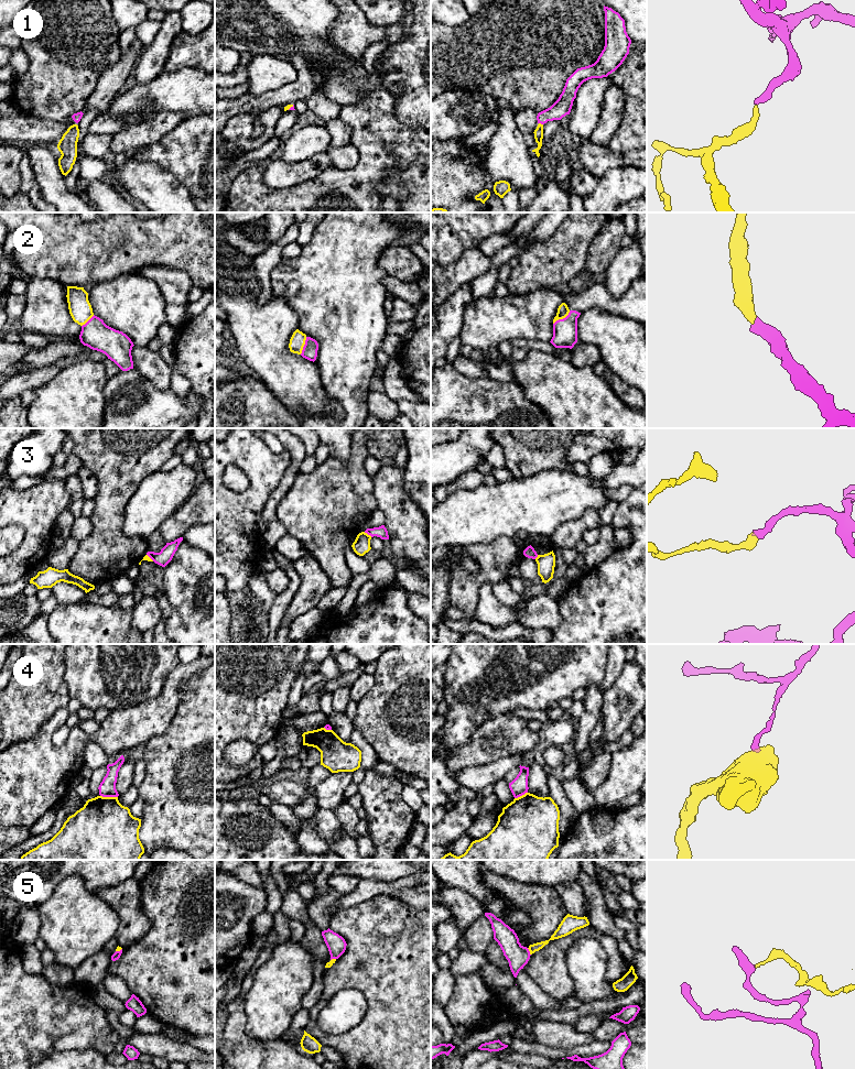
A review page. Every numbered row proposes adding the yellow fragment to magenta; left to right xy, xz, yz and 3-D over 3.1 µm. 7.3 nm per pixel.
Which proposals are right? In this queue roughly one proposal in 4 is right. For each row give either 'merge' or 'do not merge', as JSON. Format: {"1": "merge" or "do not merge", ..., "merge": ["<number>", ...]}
{"1": "merge", "2": "merge", "3": "do not merge", "4": "do not merge", "5": "do not merge", "merge": ["1", "2"]}

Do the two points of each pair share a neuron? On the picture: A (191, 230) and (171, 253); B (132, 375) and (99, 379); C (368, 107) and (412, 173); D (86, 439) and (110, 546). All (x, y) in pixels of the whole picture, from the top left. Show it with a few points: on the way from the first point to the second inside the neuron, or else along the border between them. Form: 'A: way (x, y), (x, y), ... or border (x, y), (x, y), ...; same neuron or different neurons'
A: way (188, 236), (176, 248); same neuron
B: border (108, 379), (104, 389), (104, 404); different neurons
C: way (375, 123), (378, 134), (396, 156); same neuron
D: way (109, 466), (109, 520); same neuron

